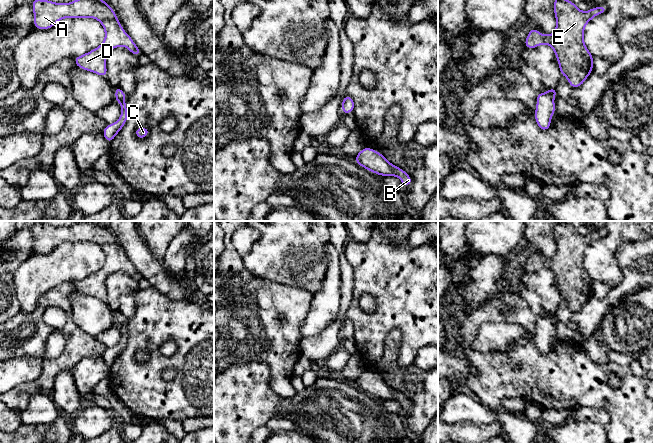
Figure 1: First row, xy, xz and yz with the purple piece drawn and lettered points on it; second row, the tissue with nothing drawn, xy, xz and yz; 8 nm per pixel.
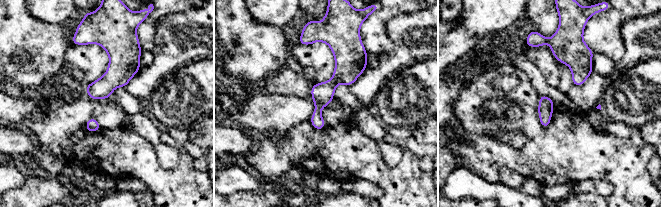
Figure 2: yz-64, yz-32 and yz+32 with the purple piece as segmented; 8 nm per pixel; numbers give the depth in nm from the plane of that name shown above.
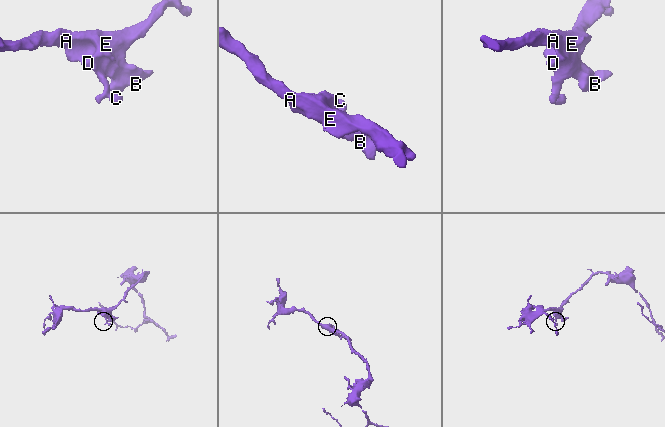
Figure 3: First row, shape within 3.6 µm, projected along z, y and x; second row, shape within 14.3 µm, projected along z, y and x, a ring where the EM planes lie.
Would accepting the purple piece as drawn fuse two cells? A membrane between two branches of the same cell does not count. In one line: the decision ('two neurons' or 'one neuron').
one neuron

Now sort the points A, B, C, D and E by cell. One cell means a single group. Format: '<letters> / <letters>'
A B C D E

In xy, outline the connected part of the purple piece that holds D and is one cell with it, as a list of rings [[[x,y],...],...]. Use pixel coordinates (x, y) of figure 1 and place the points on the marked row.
[[[33,0],[34,29],[47,30],[64,18],[95,18],[105,31],[105,39],[97,48],[77,56],[77,67],[107,78],[106,56],[114,48],[125,46],[133,55],[140,56],[142,51],[124,31],[116,13],[107,1],[74,0],[70,3],[55,3],[49,0]]]

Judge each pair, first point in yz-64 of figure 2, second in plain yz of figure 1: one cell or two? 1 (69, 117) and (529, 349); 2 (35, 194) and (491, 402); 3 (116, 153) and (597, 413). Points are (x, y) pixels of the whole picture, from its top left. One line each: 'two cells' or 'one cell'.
1: two cells
2: two cells
3: two cells

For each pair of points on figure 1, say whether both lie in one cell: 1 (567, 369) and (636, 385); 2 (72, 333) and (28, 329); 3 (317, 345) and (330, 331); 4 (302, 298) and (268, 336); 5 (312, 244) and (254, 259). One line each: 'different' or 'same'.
1: same
2: same
3: same
4: same
5: same

